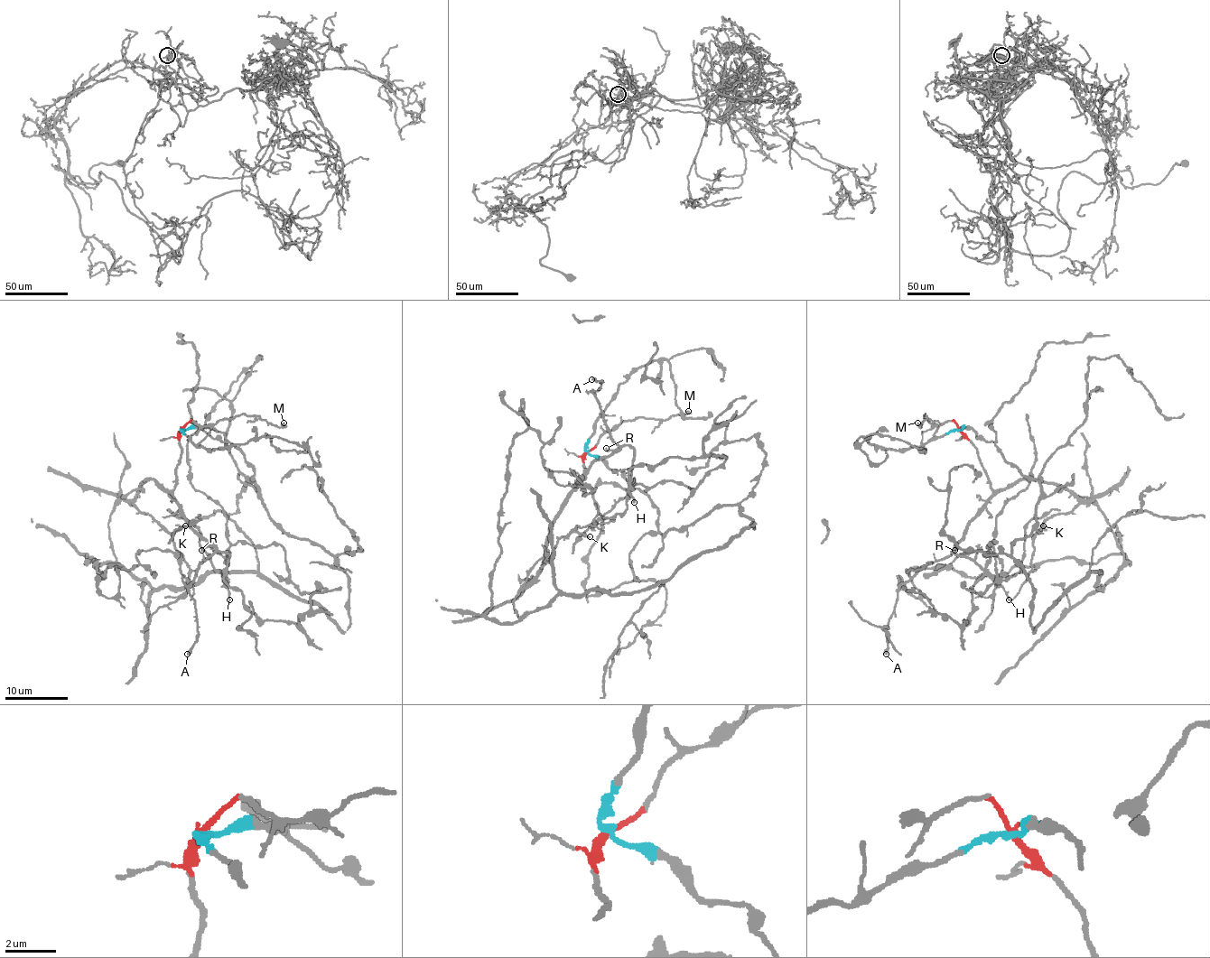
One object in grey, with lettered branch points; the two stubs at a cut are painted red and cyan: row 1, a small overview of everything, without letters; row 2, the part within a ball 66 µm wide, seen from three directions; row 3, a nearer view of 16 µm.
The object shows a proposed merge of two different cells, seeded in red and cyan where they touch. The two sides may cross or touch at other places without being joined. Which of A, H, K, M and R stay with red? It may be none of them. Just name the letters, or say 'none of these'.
A, H, K, M, R

